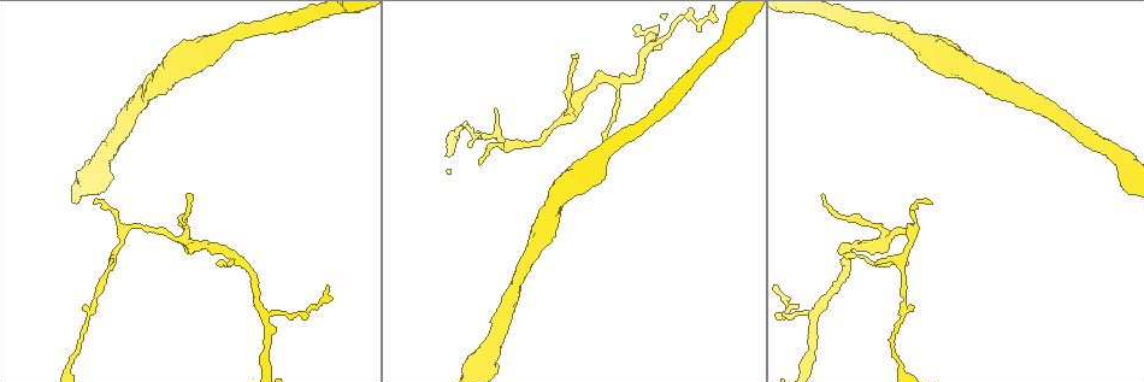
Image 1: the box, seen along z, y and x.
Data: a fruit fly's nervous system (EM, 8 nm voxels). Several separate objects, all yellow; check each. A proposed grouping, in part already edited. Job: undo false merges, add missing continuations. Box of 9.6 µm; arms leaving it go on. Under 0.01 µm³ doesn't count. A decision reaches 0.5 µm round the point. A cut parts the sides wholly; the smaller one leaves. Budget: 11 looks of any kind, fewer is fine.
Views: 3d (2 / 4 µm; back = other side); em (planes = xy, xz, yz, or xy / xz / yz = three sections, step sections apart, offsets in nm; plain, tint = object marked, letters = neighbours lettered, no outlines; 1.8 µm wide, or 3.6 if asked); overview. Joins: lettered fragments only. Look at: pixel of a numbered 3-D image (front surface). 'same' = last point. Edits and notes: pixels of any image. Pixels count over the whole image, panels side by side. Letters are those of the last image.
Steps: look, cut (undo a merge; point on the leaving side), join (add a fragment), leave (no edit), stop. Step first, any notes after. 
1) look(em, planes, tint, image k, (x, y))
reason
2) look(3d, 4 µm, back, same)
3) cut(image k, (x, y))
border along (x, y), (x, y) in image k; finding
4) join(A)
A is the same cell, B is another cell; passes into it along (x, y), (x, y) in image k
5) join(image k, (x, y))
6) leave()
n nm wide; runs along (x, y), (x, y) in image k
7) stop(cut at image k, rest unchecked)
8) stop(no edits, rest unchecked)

look(3d, 4 µm, image 1, (186, 194))
tapers out

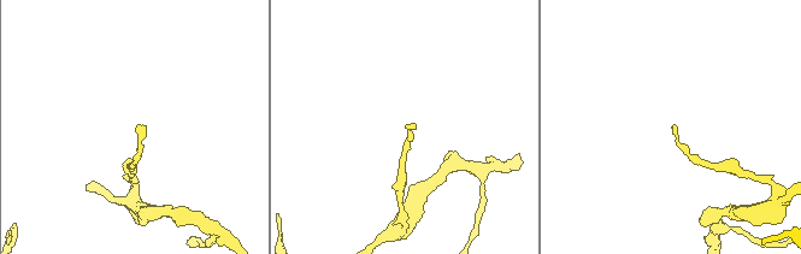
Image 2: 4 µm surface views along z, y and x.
look(em, xy, step 8, letters, image 2, (675, 125))

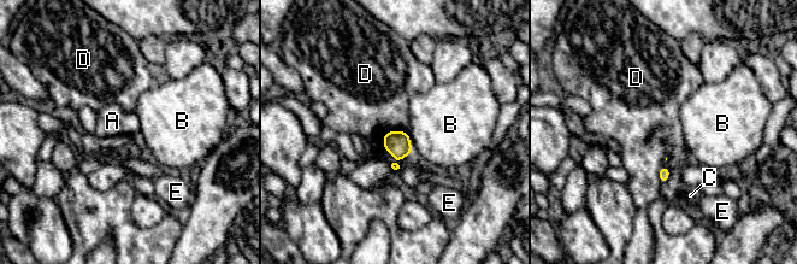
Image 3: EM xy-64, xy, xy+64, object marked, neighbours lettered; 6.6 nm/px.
leave()
A, B, C, D and E are other cells; no lettered fragment goes on from it

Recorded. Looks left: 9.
look(3d, 2 µm, image 1, (931, 204))
thin end

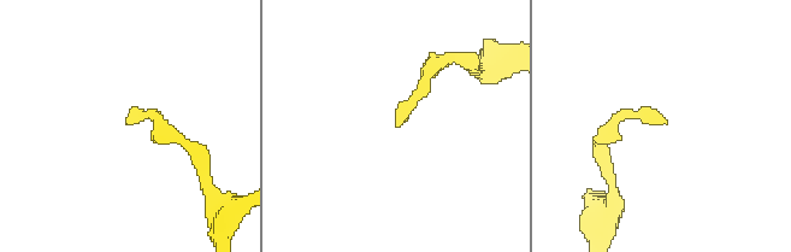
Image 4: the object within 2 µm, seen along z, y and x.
look(em, planes, tint, image 4, (666, 124))

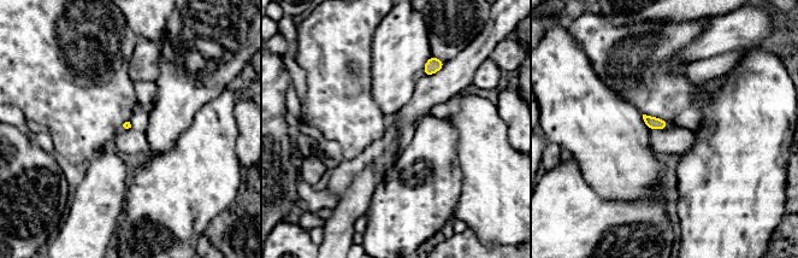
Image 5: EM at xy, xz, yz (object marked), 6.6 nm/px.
look(em, planes, letters, same)
see the neighbours

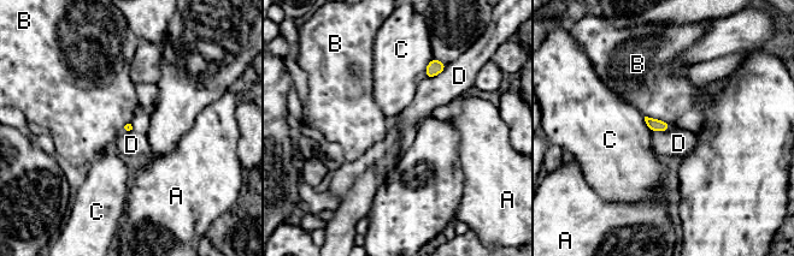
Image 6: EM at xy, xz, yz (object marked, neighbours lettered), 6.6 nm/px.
leave()
A, B, C and D are other cells; border along (447, 65), (434, 76), (427, 77) in image 6; no lettered fragment goes on from it

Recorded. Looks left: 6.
look(3d, 2 µm, image 1, (495, 111))
free end

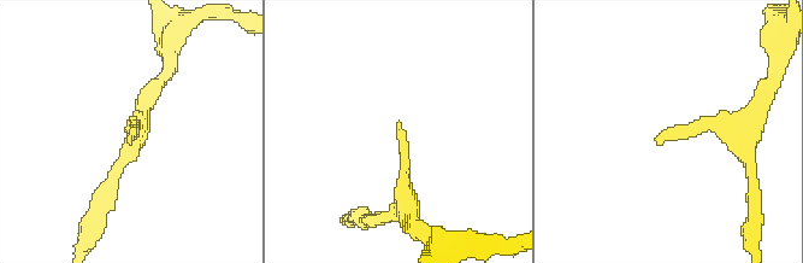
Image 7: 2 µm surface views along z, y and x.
look(em, planes, letters, image 7, (660, 136))

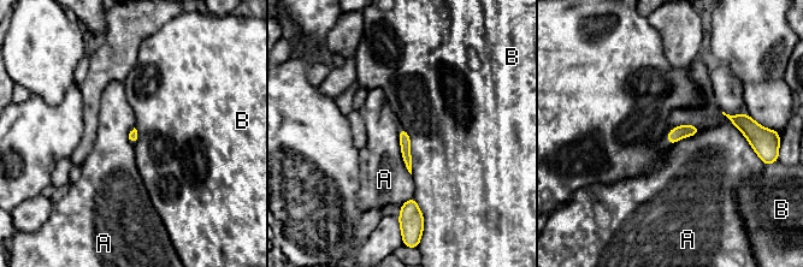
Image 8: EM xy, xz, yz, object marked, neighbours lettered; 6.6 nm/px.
leave()
B touches over 320 nm; A and B are other cells; border along (403, 128), (409, 140), (412, 173) in image 8; no lettered fragment goes on from it

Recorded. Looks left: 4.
look(3d, 4 µm, image 1, (614, 79))
arms part here

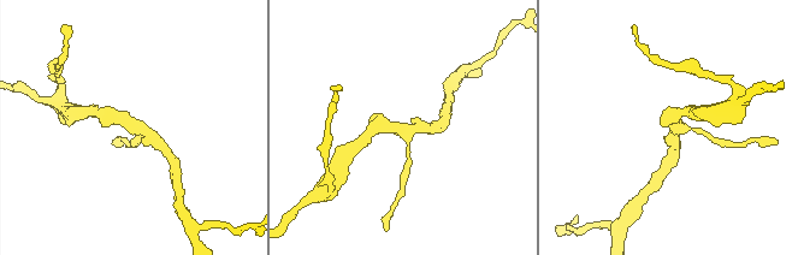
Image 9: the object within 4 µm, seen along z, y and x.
look(em, xy, step 8, tint, image 9, (402, 125))
shape alone is not enough

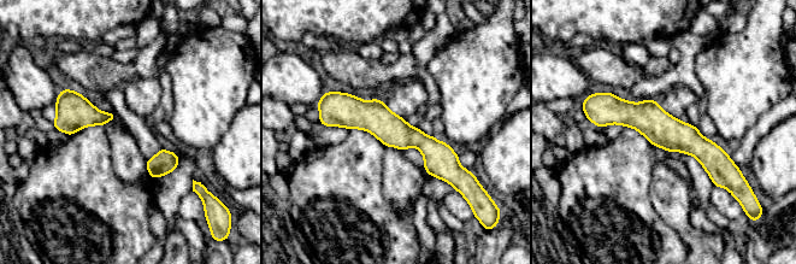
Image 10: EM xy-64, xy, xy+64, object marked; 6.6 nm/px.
look(em, xz, step 8, letters, same)

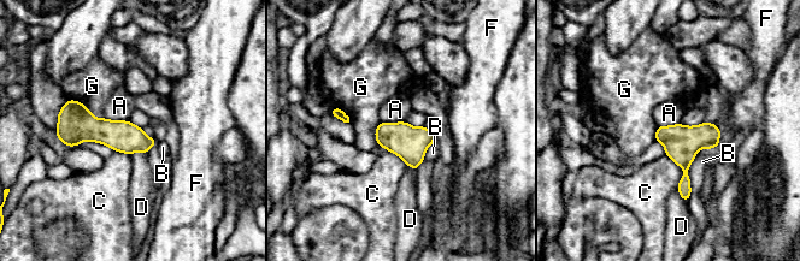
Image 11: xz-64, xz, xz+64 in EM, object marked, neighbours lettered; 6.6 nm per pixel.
leave()
A, B, C, D, F and G are other cells; border along (104, 117), (111, 120), (127, 120) in image 11; continuous, no second neuron

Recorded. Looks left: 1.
stop(no edits, rest unchecked)

